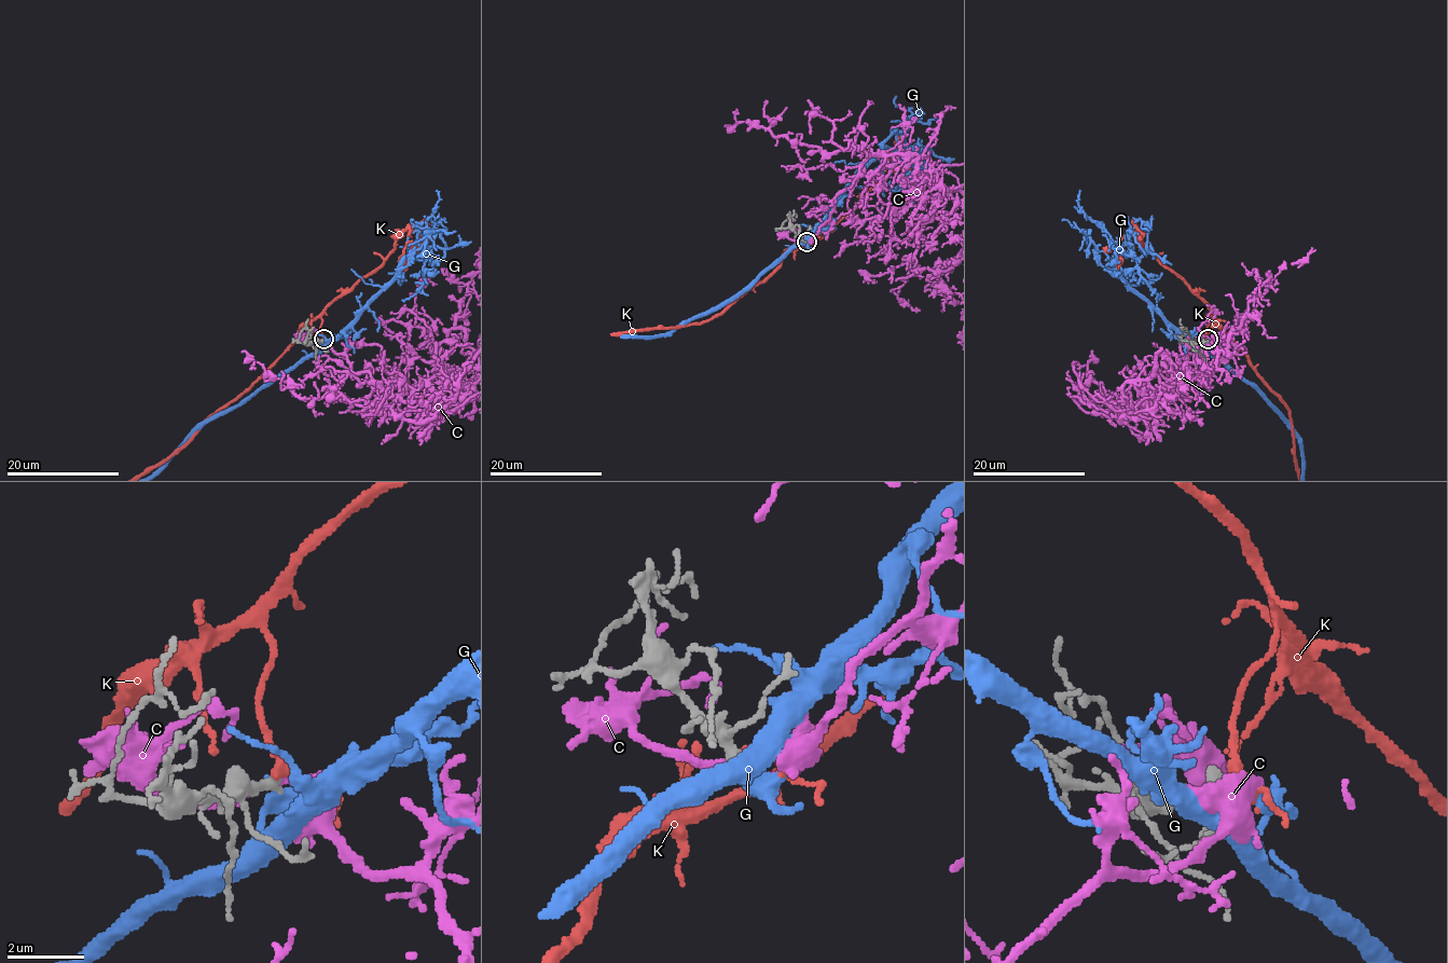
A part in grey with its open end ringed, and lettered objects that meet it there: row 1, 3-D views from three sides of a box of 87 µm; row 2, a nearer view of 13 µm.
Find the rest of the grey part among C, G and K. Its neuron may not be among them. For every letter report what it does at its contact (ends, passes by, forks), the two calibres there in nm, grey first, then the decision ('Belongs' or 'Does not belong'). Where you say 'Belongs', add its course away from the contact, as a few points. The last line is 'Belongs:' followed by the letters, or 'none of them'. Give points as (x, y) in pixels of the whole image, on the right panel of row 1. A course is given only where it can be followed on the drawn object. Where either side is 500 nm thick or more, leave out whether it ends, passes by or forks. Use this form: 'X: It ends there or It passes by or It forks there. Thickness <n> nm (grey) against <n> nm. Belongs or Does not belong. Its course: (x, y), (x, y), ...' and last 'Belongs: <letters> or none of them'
C: It passes by. Thickness 300 nm (grey) against 200 nm. Does not belong
G: It passes by. Thickness 300 nm (grey) against 360 nm. Does not belong
K: It forks there. Thickness 300 nm (grey) against 180 nm. Does not belong
Belongs: none of them

